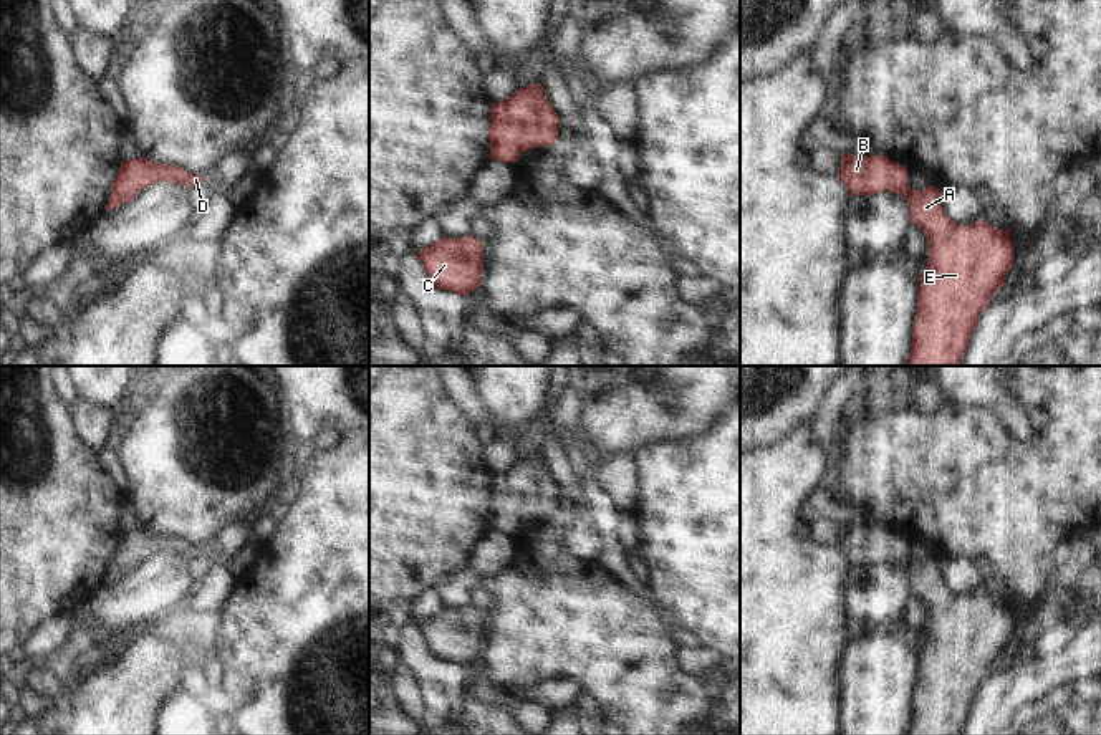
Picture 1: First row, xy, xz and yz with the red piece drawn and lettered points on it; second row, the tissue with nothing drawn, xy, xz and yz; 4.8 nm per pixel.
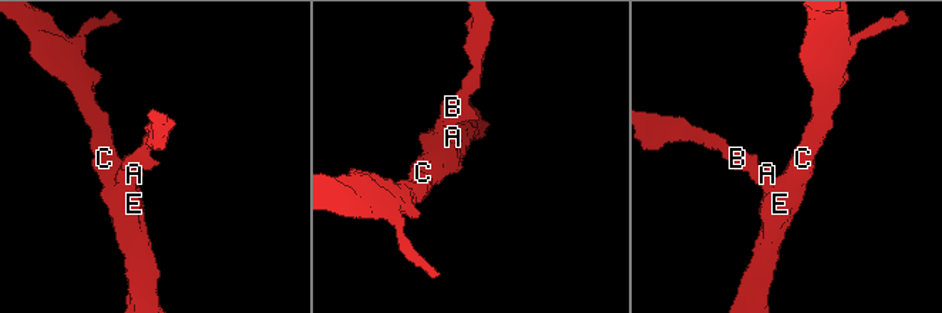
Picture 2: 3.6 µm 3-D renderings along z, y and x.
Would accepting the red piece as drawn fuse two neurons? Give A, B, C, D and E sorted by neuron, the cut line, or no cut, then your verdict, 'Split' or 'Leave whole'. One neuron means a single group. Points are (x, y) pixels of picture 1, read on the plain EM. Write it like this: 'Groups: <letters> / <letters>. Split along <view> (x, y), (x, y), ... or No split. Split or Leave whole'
Groups: A B C D E. No split. Leave whole.

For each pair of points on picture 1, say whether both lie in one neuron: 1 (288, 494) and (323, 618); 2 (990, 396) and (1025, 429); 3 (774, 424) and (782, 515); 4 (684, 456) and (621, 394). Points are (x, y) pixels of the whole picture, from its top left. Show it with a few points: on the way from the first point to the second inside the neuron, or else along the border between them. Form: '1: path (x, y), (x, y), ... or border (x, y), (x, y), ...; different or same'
1: border (302, 479), (298, 494), (287, 509); different
2: path (999, 403), (1017, 421); same
3: border (808, 421), (780, 441), (757, 451); different
4: border (707, 431), (677, 441), (651, 442), (634, 452); different

